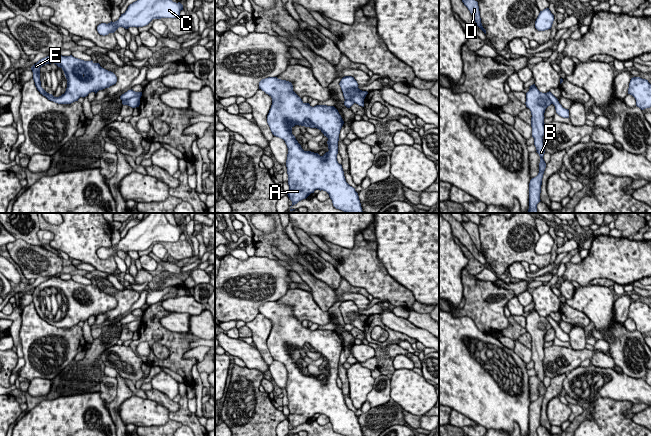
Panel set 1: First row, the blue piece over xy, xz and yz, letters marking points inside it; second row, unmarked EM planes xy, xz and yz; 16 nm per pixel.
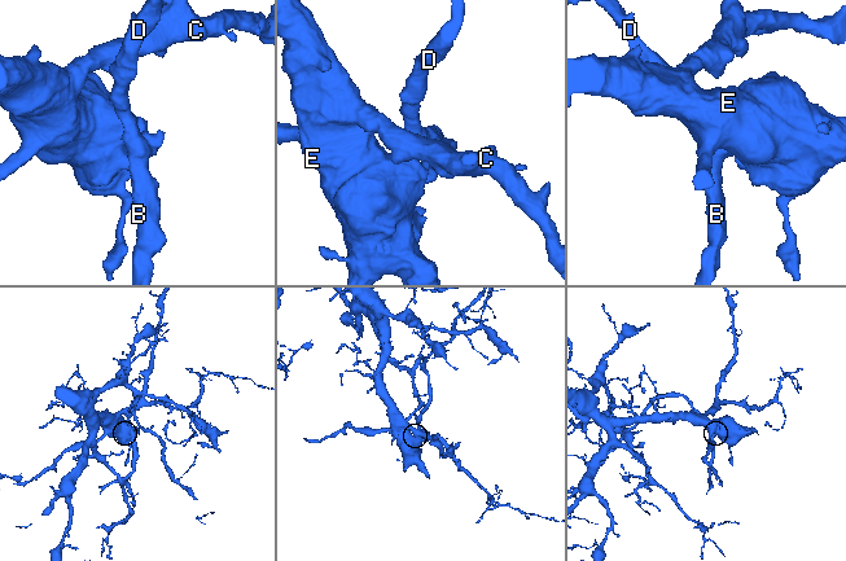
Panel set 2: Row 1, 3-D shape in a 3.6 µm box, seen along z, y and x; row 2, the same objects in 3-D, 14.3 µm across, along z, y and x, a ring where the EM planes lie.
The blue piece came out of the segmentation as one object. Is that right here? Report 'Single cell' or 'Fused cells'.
Fused cells

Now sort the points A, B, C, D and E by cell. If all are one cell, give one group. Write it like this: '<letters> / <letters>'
A C E / B D

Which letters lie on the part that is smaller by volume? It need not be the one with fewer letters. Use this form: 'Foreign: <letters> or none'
Foreign: B, D

